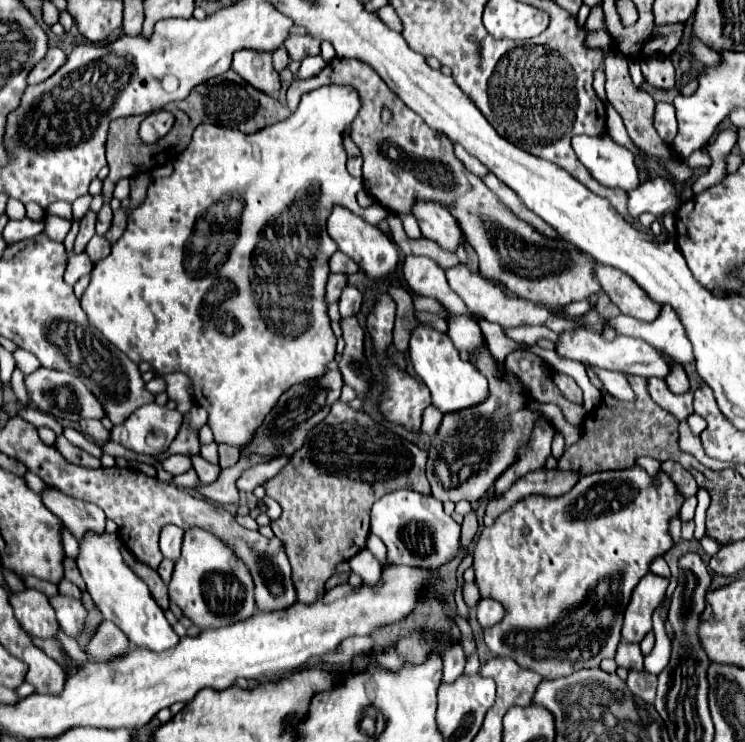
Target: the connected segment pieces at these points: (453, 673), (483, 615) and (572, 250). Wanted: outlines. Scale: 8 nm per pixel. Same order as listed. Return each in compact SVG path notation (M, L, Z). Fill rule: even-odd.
M454 644L450 650L446 650L444 656L442 656L442 662L444 662L444 668L442 668L442 684L454 682L462 674L464 664L466 664L466 656L464 656L462 646L460 644Z
M480 598L478 606L476 606L476 620L482 628L488 628L492 624L496 624L500 618L504 616L504 608L498 600L494 598Z
M334 58L318 76L308 78L308 80L296 80L292 82L292 86L288 88L288 108L294 112L300 96L308 90L320 88L324 84L348 84L354 86L360 92L360 100L362 100L362 110L358 112L356 120L350 126L350 136L354 140L354 144L360 148L362 156L364 156L364 188L366 192L376 198L382 206L396 210L396 212L404 212L408 214L412 204L416 200L432 200L438 202L442 206L446 206L452 216L458 220L458 226L462 228L466 240L474 246L474 250L478 252L480 258L480 272L482 276L486 276L488 280L496 280L500 284L504 284L510 292L518 294L524 300L530 300L538 306L544 308L552 308L552 306L566 306L570 302L576 300L584 300L592 294L598 294L600 282L596 280L594 274L594 266L596 260L592 260L592 256L588 256L586 252L580 252L574 244L568 244L560 238L548 238L542 236L540 232L536 232L536 228L532 228L530 224L526 224L524 220L516 218L504 204L498 204L498 198L488 192L488 188L484 186L482 178L474 176L472 172L468 172L460 160L454 156L452 152L452 142L442 134L436 132L432 128L428 128L428 124L424 124L424 120L420 120L420 116L416 116L416 112L412 112L388 86L386 82L372 70L372 66L360 62L360 60L348 60L348 58ZM388 106L394 114L390 124L382 124L380 114L382 108Z

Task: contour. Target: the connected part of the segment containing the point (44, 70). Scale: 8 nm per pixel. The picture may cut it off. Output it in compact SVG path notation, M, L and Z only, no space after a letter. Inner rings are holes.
M50 48L46 58L28 74L28 84L40 84L44 80L48 80L48 76L52 76L54 72L58 72L62 68L66 60L66 54L60 48Z

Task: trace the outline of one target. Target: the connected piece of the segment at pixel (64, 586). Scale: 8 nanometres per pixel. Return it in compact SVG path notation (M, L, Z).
M62 578L62 580L58 582L58 592L60 592L60 594L66 594L66 596L72 596L72 598L80 598L80 596L82 596L82 592L80 592L70 580L66 580L66 578Z

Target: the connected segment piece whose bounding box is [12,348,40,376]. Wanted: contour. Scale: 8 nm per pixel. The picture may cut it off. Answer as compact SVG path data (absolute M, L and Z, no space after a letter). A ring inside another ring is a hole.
M16 348L16 350L12 352L12 356L14 356L14 362L16 362L16 368L18 368L24 376L28 376L28 374L32 374L36 368L40 368L40 364L36 362L36 358L32 358L30 352L26 352L26 350L22 350L22 348Z

